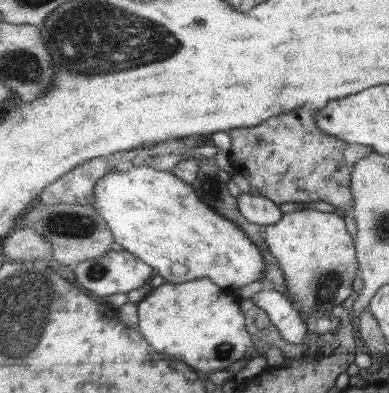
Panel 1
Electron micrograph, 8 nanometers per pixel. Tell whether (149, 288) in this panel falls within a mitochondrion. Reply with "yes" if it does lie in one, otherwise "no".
no

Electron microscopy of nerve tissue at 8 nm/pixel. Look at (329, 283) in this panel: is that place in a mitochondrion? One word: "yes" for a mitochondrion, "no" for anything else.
yes

